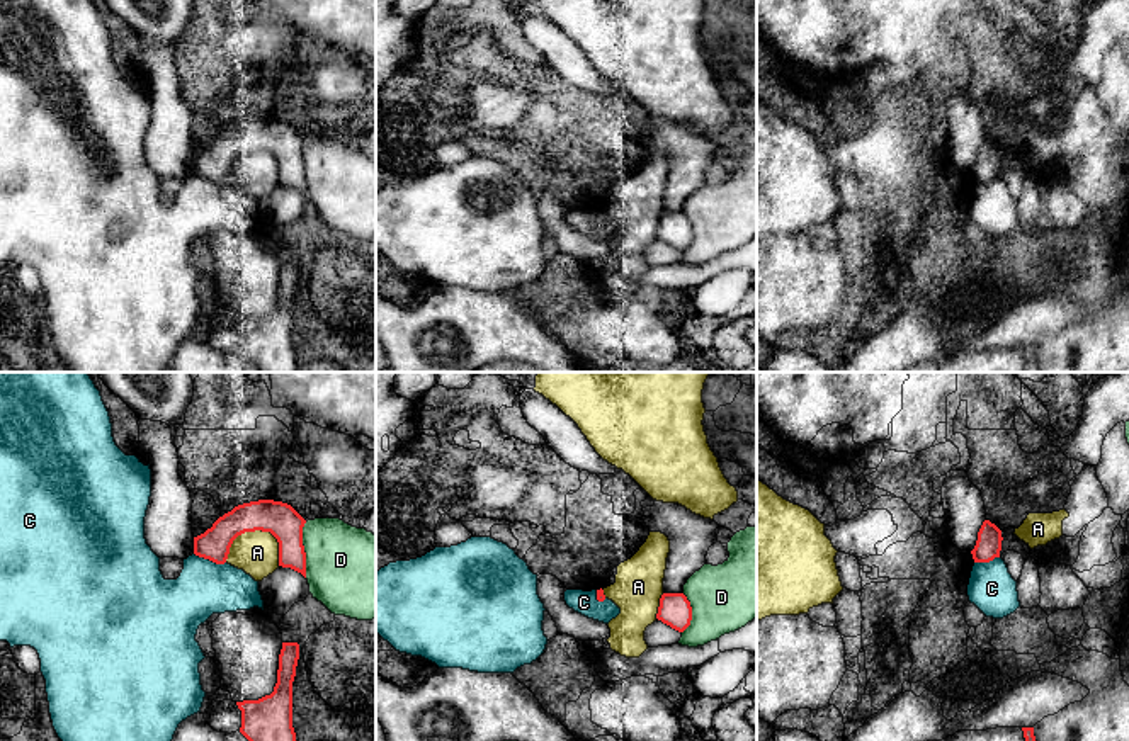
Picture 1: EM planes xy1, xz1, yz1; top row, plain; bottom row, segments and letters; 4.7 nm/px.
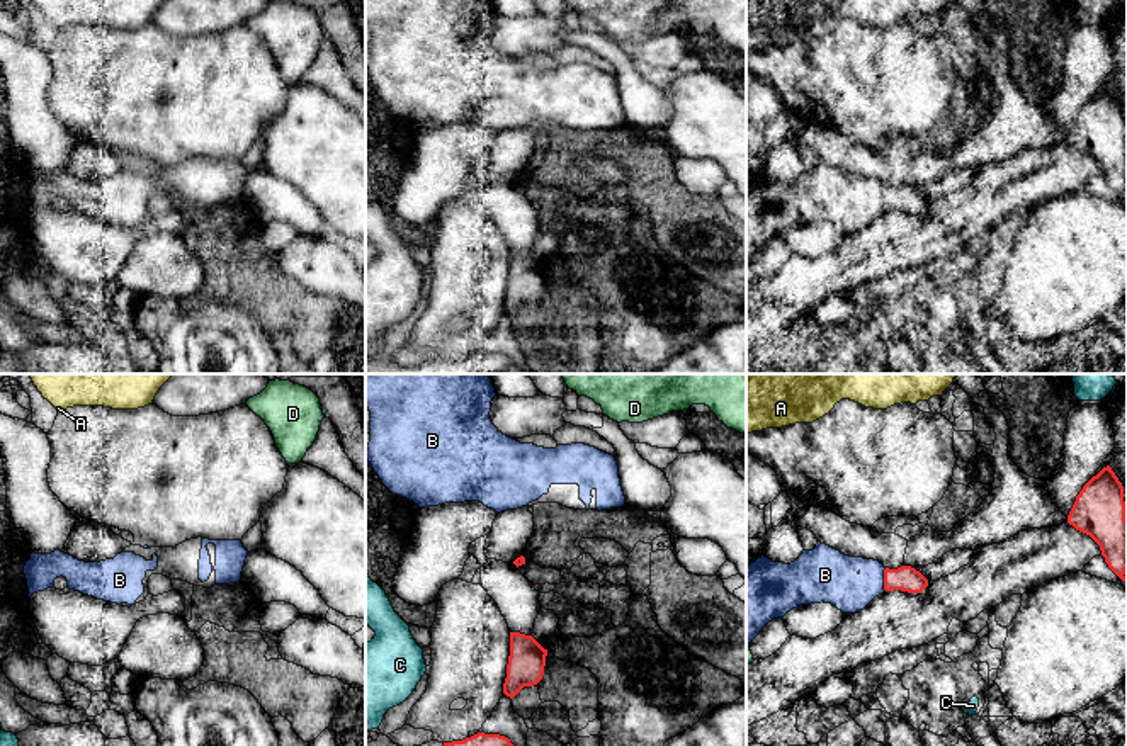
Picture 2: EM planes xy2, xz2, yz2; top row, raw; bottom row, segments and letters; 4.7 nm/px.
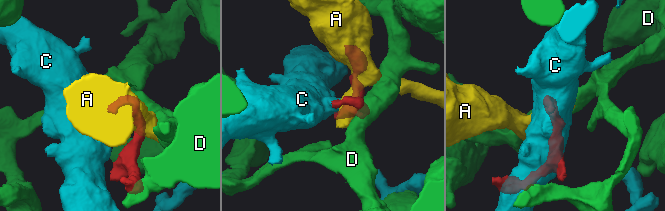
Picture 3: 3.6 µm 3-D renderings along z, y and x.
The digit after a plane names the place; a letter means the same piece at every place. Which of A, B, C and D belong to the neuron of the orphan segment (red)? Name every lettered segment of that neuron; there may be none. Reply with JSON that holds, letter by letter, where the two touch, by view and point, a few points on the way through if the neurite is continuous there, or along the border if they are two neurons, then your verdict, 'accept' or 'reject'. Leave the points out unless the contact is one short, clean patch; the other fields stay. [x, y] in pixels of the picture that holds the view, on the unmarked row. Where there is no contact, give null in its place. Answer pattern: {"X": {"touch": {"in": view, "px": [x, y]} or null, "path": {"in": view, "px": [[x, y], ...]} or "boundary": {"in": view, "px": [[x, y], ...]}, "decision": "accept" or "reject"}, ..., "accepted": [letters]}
{"A": {"touch": {"in": "xy1", "px": [245, 150]}, "decision": "reject"}, "B": {"touch": {"in": "yz2", "px": [884, 199]}, "decision": "accept"}, "C": {"touch": {"in": "xy1", "px": [209, 179]}, "boundary": {"in": "xy1", "px": [[194, 172], [216, 182], [225, 182]]}, "decision": "reject"}, "D": {"touch": {"in": "xy1", "px": [303, 169]}, "boundary": {"in": "xy1", "px": [[306, 141], [303, 147], [305, 196]]}, "decision": "reject"}, "accepted": ["B"]}

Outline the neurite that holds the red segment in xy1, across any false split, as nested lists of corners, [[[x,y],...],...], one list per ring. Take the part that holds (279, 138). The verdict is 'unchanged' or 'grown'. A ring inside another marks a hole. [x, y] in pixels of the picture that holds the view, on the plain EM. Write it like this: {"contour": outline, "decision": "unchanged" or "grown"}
{"contour": [[[258,119],[235,126],[194,156],[194,173],[224,184],[233,160],[245,151],[270,151],[279,161],[279,185],[306,197],[303,146],[306,139],[287,122]]], "decision": "unchanged"}

